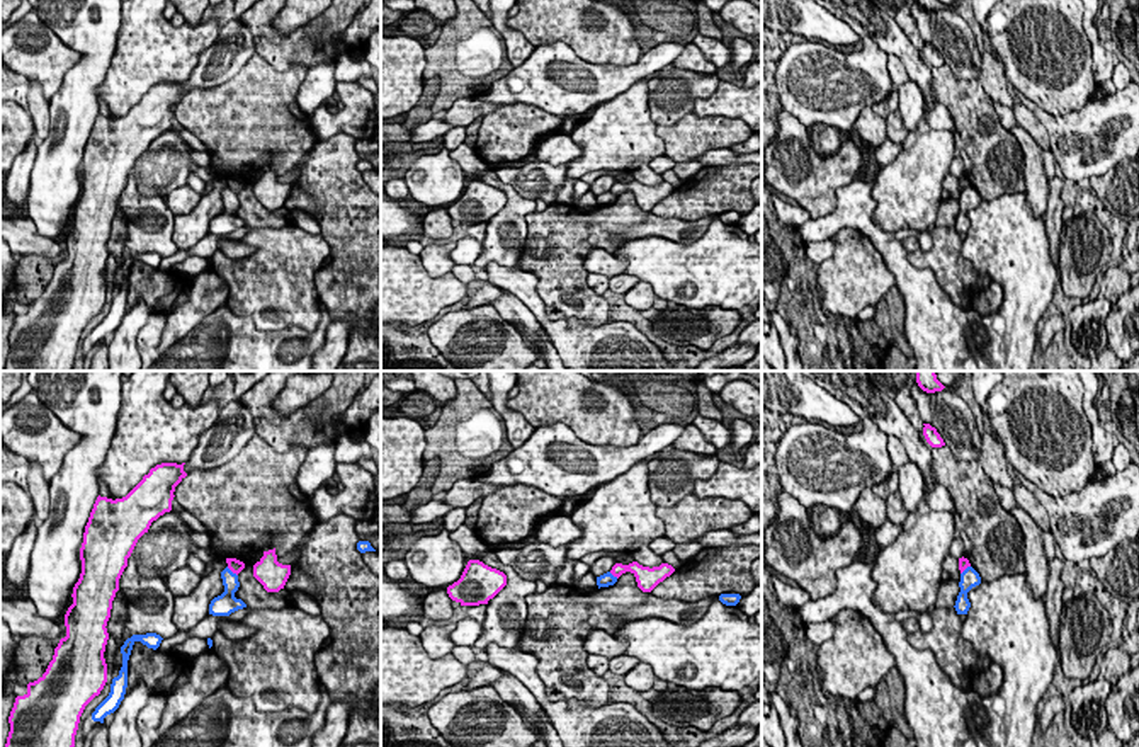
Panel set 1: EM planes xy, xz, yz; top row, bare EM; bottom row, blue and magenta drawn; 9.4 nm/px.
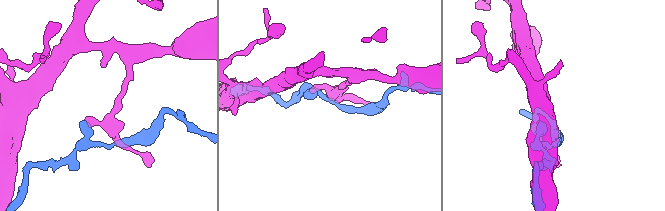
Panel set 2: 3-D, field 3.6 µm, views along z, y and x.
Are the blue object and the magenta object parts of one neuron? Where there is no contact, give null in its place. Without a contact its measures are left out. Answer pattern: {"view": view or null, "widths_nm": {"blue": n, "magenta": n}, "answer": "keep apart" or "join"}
{"view": "xy", "widths_nm": {"blue": 160, "magenta": 130}, "answer": "keep apart"}

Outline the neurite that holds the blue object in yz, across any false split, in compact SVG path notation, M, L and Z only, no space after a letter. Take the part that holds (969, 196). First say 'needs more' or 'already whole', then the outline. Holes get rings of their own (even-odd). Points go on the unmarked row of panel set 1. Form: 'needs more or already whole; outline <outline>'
already whole; outline M967 185L960 192L960 201L959 201L960 211L959 211L955 225L954 225L957 233L967 233L967 230L971 226L971 221L967 218L967 211L979 202L981 202L981 196L972 185Z

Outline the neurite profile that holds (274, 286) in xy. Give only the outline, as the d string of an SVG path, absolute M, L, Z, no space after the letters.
M292 221L282 228L252 228L243 238L257 250L245 259L214 252L211 269L226 281L226 306L243 310L257 330L274 332L299 327L314 332L320 299L314 274L330 257L330 245Z

